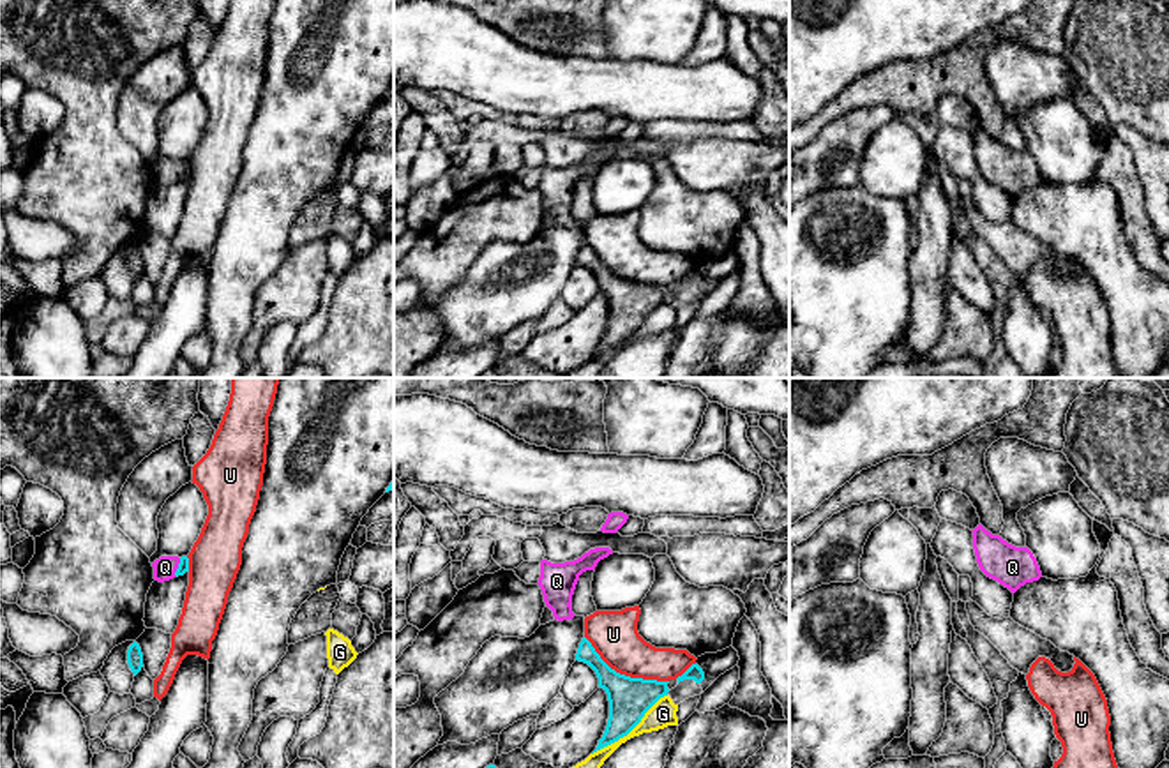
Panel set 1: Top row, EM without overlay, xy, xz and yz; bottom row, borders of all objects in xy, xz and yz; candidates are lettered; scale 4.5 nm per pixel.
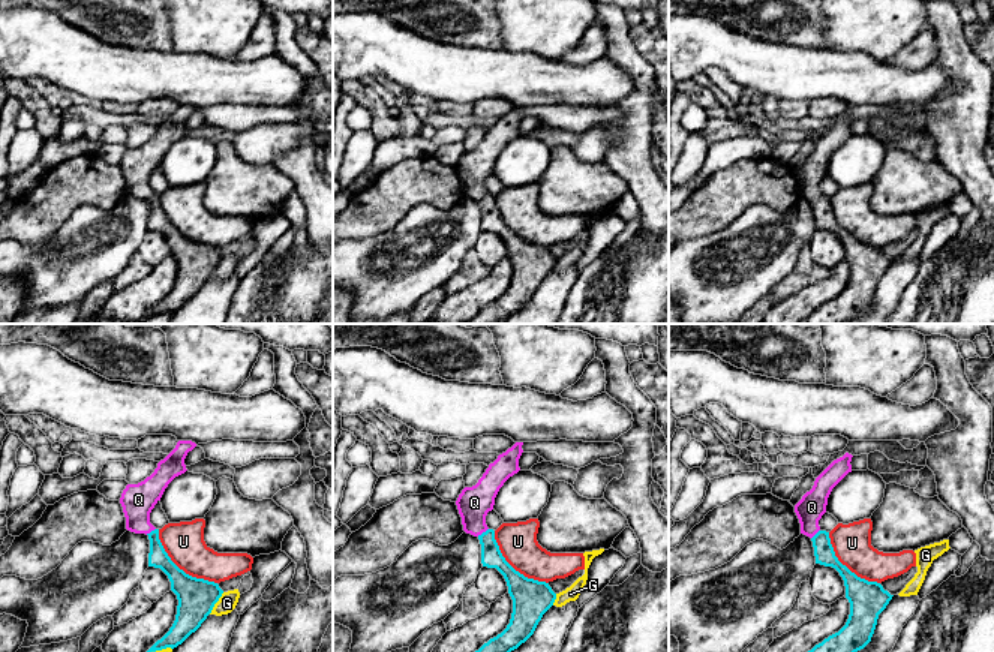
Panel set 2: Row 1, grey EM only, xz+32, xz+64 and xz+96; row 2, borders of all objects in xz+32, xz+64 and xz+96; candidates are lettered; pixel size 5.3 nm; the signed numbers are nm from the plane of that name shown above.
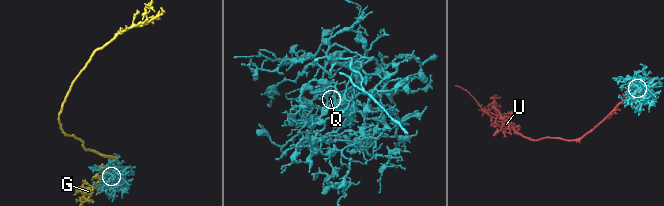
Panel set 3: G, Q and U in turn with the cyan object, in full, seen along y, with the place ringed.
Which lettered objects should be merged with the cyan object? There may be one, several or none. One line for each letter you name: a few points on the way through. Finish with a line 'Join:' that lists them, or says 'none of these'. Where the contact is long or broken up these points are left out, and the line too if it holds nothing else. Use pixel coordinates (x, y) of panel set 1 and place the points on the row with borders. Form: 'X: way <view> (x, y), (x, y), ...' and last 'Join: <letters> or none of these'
Q: way xy (184, 562), (179, 567), (165, 567)
Join: Q

